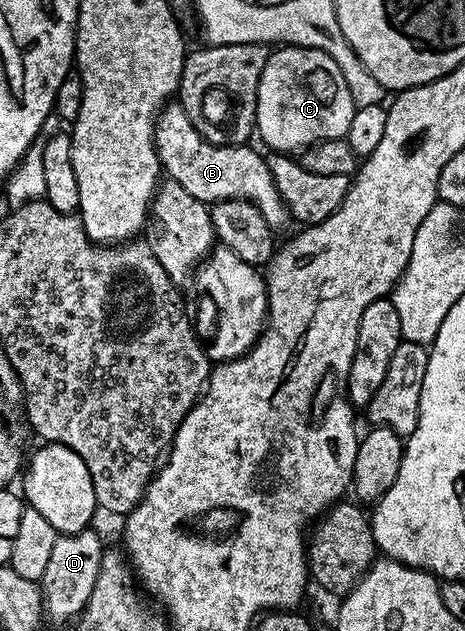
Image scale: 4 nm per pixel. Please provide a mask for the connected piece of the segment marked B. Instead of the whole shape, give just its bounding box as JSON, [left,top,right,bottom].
[154,102,294,234]

